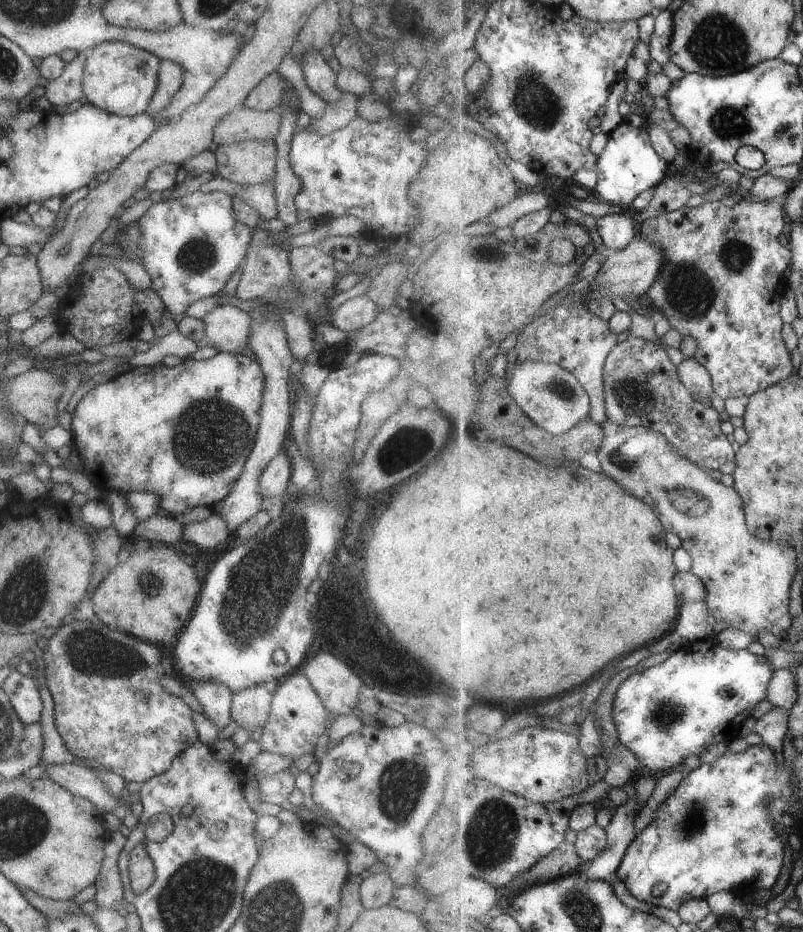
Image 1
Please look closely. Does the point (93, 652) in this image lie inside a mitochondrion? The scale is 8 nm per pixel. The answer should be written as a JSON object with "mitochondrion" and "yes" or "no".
{"mitochondrion":"yes"}

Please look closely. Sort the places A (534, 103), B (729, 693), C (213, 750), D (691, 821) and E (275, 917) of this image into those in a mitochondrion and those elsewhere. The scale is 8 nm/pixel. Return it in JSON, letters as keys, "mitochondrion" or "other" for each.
{"A":"mitochondrion","B":"mitochondrion","C":"other","D":"mitochondrion","E":"mitochondrion"}

